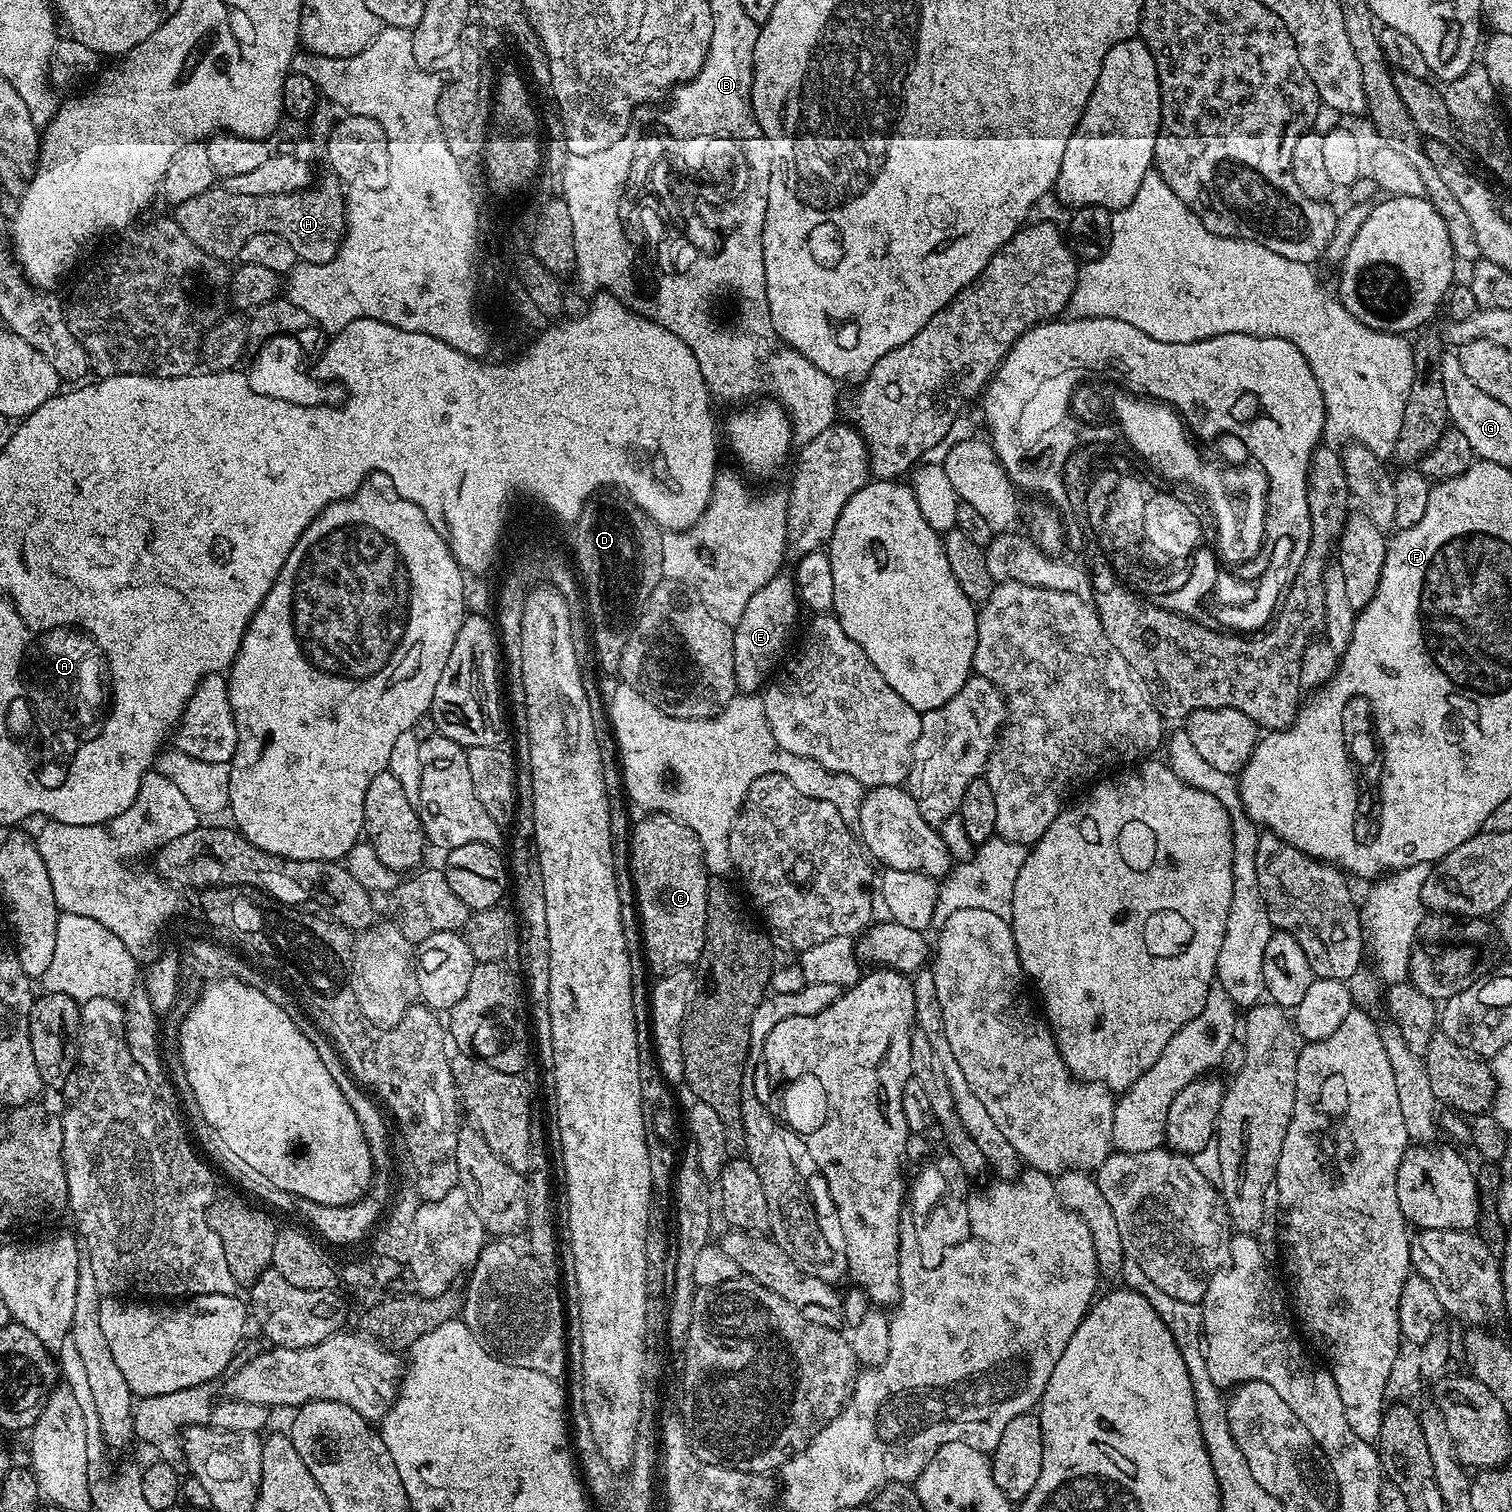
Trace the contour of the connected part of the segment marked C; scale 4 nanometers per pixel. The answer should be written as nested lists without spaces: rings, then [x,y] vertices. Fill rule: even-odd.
[[[653,812],[641,817],[640,821],[636,820],[631,825],[629,866],[632,867],[633,886],[636,887],[640,932],[644,937],[643,958],[651,971],[653,968],[656,974],[663,974],[695,965],[695,960],[703,957],[710,873],[704,865],[702,842],[698,842],[698,834],[694,834],[690,826],[667,816],[665,812]]]

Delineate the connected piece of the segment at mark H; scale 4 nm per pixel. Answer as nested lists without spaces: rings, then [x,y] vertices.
[[[325,174],[321,180],[319,177],[311,188],[303,188],[300,192],[262,198],[250,198],[250,194],[230,194],[223,186],[214,186],[210,191],[198,194],[198,198],[190,198],[175,205],[174,212],[176,223],[182,226],[186,238],[190,238],[194,246],[225,262],[235,261],[242,246],[246,246],[246,241],[254,238],[254,234],[279,234],[281,238],[286,238],[286,242],[290,242],[290,246],[294,246],[297,261],[305,264],[329,264],[338,254],[348,226],[346,192],[340,181],[331,174]]]

